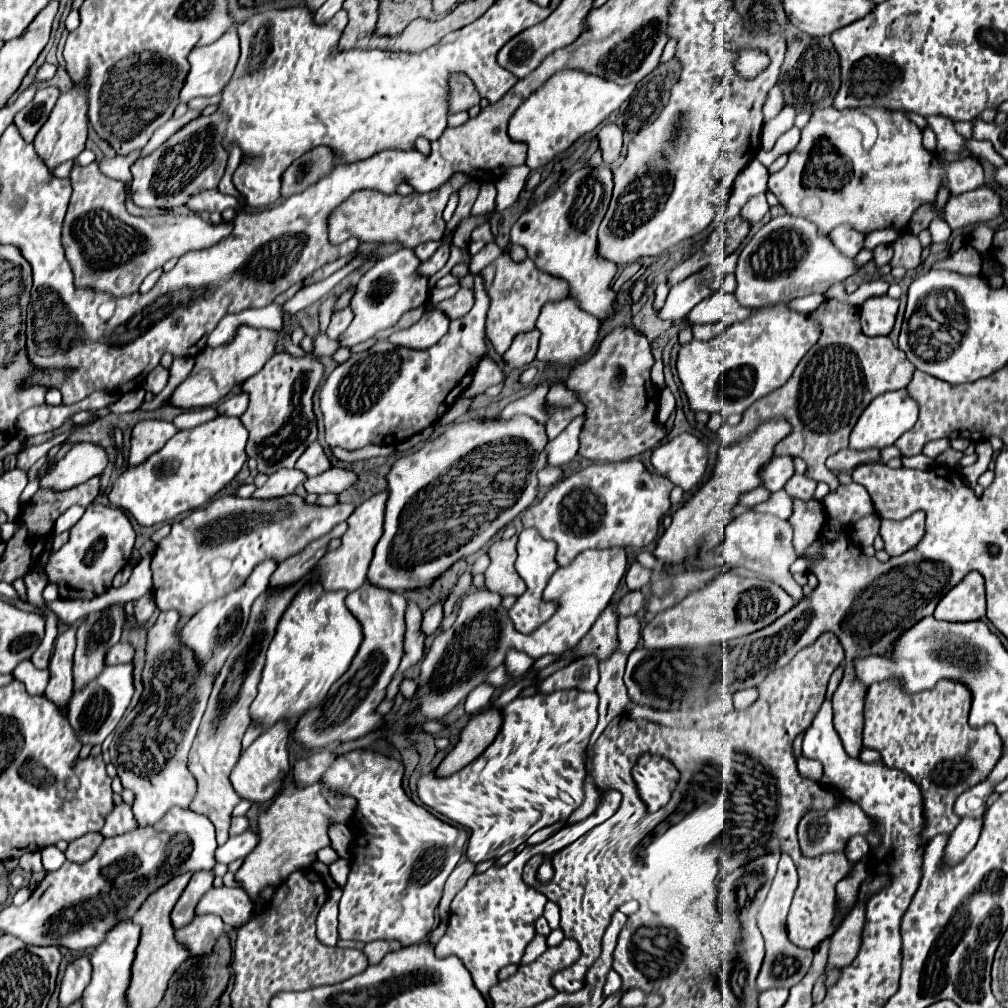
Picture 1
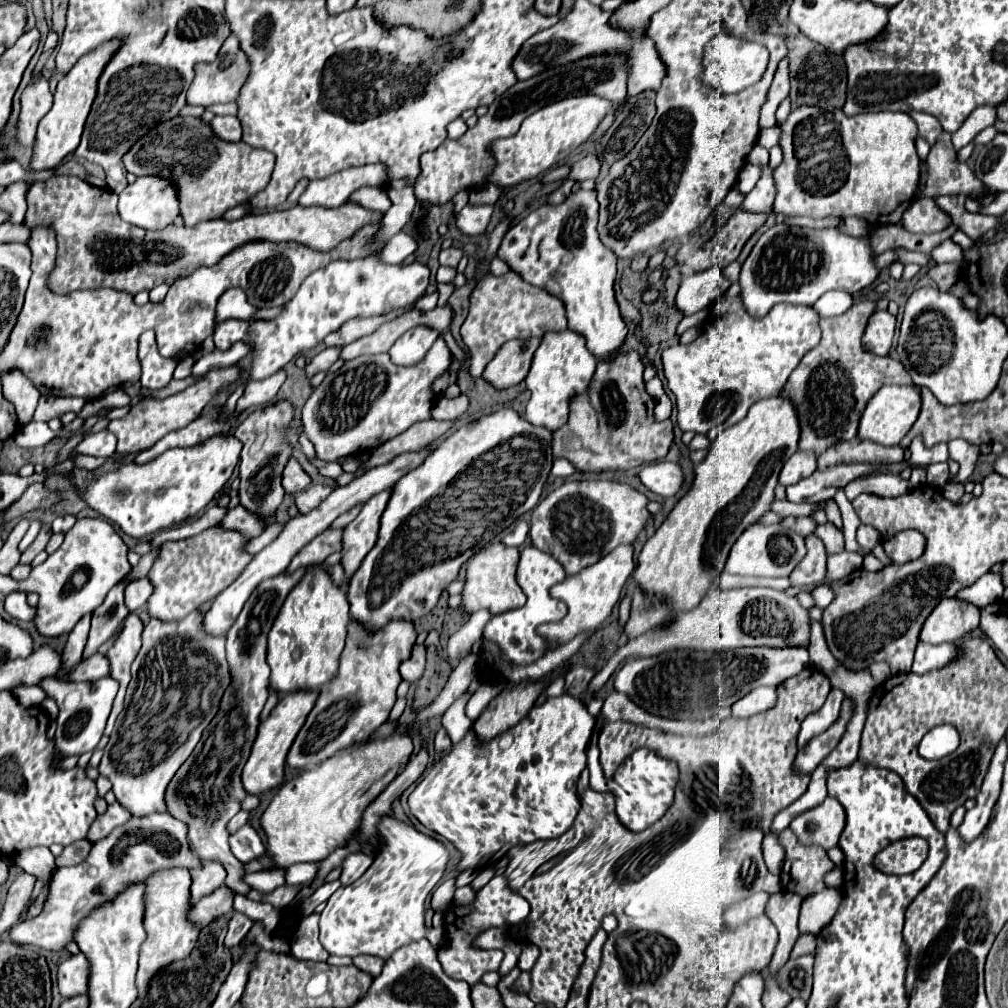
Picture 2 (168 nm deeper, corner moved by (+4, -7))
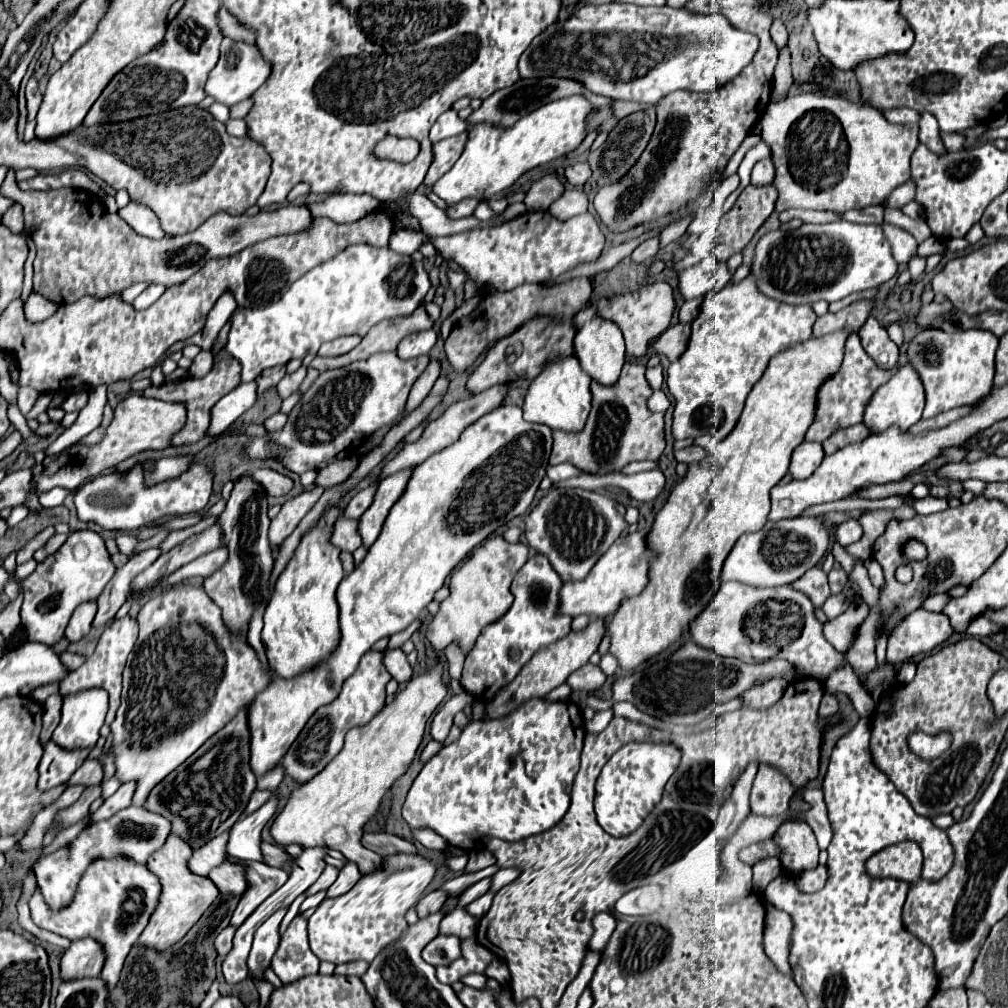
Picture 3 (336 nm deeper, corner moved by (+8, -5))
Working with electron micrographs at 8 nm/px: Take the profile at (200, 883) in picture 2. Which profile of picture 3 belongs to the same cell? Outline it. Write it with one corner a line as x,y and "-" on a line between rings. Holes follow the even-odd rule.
221,833
221,837
215,837
213,841
207,841
205,845
201,845
201,849
195,849
189,859
189,869
201,877
207,877
213,867
225,861
227,839
229,839
229,833

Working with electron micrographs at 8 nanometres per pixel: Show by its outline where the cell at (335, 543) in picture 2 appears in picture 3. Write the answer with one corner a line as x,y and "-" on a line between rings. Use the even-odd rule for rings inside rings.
341,517
341,521
335,523
335,531
333,531
331,543
337,545
343,551
353,553
361,545
361,535
357,533
357,521

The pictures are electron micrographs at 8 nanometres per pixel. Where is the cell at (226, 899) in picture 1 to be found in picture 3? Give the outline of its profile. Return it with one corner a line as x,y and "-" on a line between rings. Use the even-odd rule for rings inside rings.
225,927
219,935
217,935
217,939
215,939
215,949
217,949
217,955
221,955
221,957
225,957
229,951
231,951
231,941
233,941
233,935
235,935
235,929
233,927

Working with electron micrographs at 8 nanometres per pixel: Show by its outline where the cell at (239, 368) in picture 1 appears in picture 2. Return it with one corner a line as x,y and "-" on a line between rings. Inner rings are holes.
231,365
227,369
213,369
207,375
203,375
201,379
197,379
197,383
193,383
185,391
175,393
175,395
171,395
167,399
141,399
137,405
131,407
127,417
109,421
109,425
107,425
107,429
113,431
117,435
117,439
119,439
117,441
117,453
119,455
139,453
139,451
151,447
153,443
157,443
169,431
175,431
175,429
181,429
181,427
189,425
219,395
221,387
227,387
231,383
235,383
241,377
241,373
243,371
241,371
239,365

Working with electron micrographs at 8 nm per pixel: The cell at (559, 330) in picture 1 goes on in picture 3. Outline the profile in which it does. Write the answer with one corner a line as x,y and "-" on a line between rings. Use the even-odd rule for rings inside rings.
577,357
559,359
543,369
543,373
531,383
525,403
523,403
523,417
531,423
543,423
551,429
577,433
585,427
589,409
591,409
591,379
587,373
581,371

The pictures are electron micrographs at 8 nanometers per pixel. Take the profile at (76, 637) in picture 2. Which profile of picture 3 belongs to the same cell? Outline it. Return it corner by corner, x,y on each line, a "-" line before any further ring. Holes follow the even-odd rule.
85,601
81,603
75,611
73,611
73,617
65,629
65,637
75,643
79,641
81,637
85,637
91,629
91,623
93,623
93,617
95,617
95,611
97,611
97,605
95,601

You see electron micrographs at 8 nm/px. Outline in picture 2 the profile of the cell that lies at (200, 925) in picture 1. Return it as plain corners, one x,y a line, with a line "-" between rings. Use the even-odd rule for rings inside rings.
219,887
211,895
203,897
191,911
189,921
197,923
199,927
209,925
213,919
227,915
233,911
233,891
229,887

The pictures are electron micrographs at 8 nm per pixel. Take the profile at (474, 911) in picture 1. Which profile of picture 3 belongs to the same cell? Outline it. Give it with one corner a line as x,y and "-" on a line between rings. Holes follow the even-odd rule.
467,938
461,943
462,953
457,961
447,967
437,967
437,979
441,983
455,983
463,975
483,973
485,967
493,961
493,953
480,945
474,938

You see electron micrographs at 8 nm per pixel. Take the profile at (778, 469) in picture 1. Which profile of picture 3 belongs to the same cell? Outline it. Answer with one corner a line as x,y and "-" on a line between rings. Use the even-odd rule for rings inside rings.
803,441
799,447
795,447
793,457
791,457
791,467
789,473
793,479
807,479
823,461
825,453
821,443
809,443

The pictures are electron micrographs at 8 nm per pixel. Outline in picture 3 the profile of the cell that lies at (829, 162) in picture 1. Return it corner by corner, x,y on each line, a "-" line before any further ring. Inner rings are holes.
801,93
779,103
769,103
769,109
765,109
761,117
761,125
761,139
769,145
777,171
773,181
779,191
777,213
791,207
843,213
881,205
895,187
909,181
909,159
919,145
917,123
889,123
879,109
865,103
851,103
843,97

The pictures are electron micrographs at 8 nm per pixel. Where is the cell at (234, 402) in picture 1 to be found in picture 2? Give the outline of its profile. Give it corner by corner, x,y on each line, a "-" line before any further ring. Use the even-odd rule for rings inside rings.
277,371
275,375
263,379
263,381
249,383
245,387
245,393
237,401
237,413
243,413
249,407
259,407
259,405
269,403
277,395
283,381
285,381
285,371

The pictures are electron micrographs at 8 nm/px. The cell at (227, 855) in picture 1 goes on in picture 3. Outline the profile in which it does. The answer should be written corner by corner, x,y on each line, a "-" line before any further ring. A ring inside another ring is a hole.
273,791
271,799
259,807
255,813
239,819
233,827
231,827
231,837
227,843
227,853
235,859
245,859
245,861
263,861
261,857
261,831
267,825
267,821
275,815
277,811
277,791

